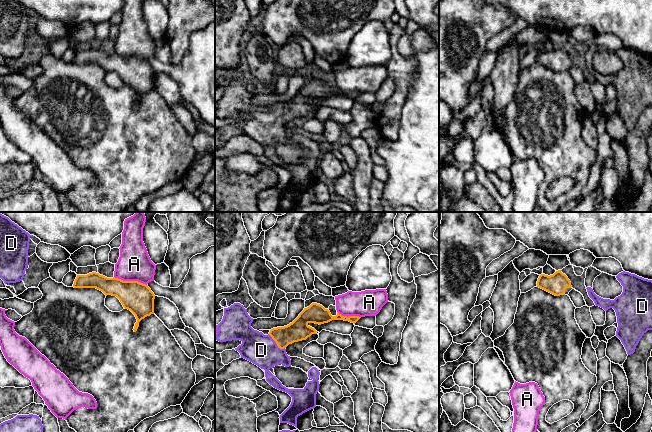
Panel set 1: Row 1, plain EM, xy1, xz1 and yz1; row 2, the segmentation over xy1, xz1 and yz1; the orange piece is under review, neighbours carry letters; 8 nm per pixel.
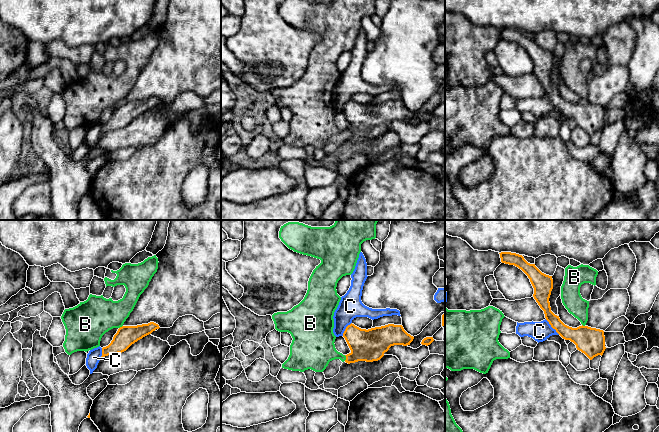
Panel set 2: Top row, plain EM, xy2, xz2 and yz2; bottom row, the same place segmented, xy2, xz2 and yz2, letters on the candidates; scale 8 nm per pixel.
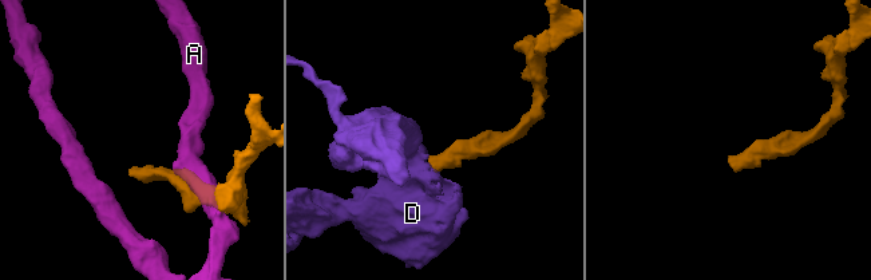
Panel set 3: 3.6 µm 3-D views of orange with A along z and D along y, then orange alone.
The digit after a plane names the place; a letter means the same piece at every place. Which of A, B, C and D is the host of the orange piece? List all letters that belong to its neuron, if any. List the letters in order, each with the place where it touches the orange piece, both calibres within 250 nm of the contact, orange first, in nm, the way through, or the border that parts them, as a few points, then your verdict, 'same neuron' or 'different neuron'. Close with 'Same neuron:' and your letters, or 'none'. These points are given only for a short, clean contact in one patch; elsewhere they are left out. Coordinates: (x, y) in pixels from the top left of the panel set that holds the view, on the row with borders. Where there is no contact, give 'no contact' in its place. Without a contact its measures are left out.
A: xy1 (130, 281) | 240/280 nm | different neuron
B: xz2 (346, 358) | 260/280 nm | along xz2 (344, 355), (345, 360) | different neuron
C: yz2 (552, 327) | 160/160 nm | different neuron
D: xz1 (276, 343) | 170/240 nm | across xz1 (298, 330), (283, 336), (276, 343), (268, 350), (261, 350) | same neuron
Same neuron: D

